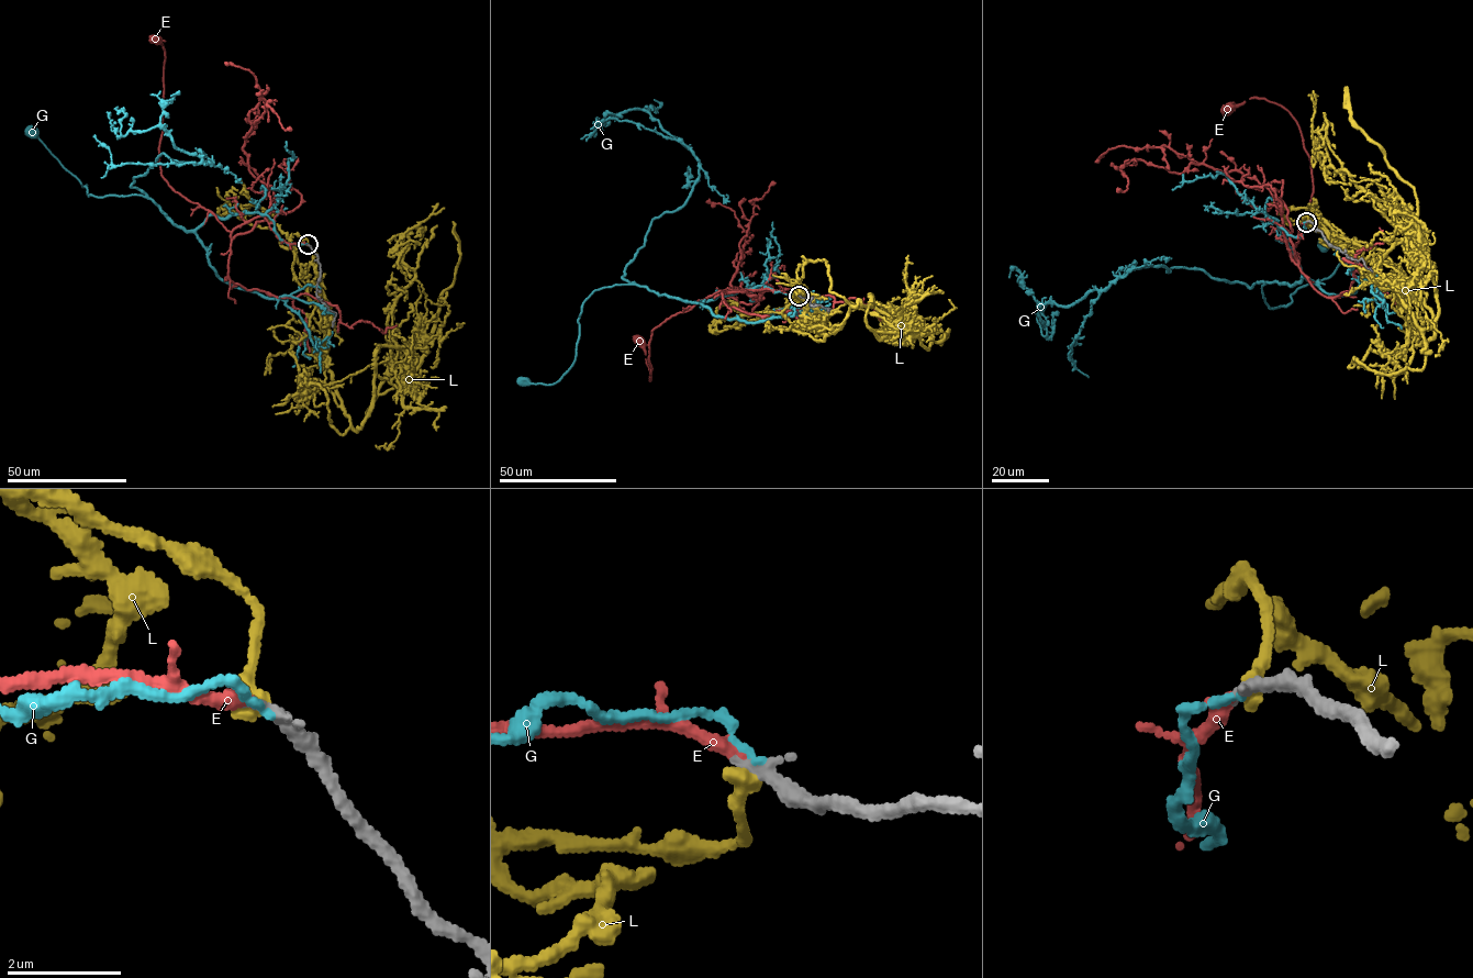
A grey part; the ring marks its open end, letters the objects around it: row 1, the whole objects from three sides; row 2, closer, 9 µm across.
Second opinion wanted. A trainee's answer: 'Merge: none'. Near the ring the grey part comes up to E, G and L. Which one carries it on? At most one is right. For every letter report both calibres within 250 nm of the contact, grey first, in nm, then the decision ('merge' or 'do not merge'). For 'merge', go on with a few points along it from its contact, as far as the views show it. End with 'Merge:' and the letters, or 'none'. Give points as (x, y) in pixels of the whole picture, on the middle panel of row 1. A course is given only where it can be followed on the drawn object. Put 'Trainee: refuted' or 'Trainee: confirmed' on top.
Trainee: refuted
E: 240/240 nm | merge | via (799, 296), (767, 289), (721, 290), (687, 311), (670, 317), (651, 333), (650, 381), (644, 344), (638, 341)
G: 280/120 nm | do not merge
L: 280/320 nm | do not merge
Merge: E

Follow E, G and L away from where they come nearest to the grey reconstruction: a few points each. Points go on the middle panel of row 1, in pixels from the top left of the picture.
E: (799, 296), (767, 289), (721, 290), (687, 311), (670, 317), (651, 333), (650, 381), (644, 344), (638, 341)
G: (799, 296), (757, 286), (694, 302), (633, 285), (603, 287), (583, 303), (570, 368), (553, 385), (524, 380)
L: (799, 297), (785, 312), (815, 319), (826, 334), (859, 301), (878, 340), (905, 317), (888, 302), (902, 313)

